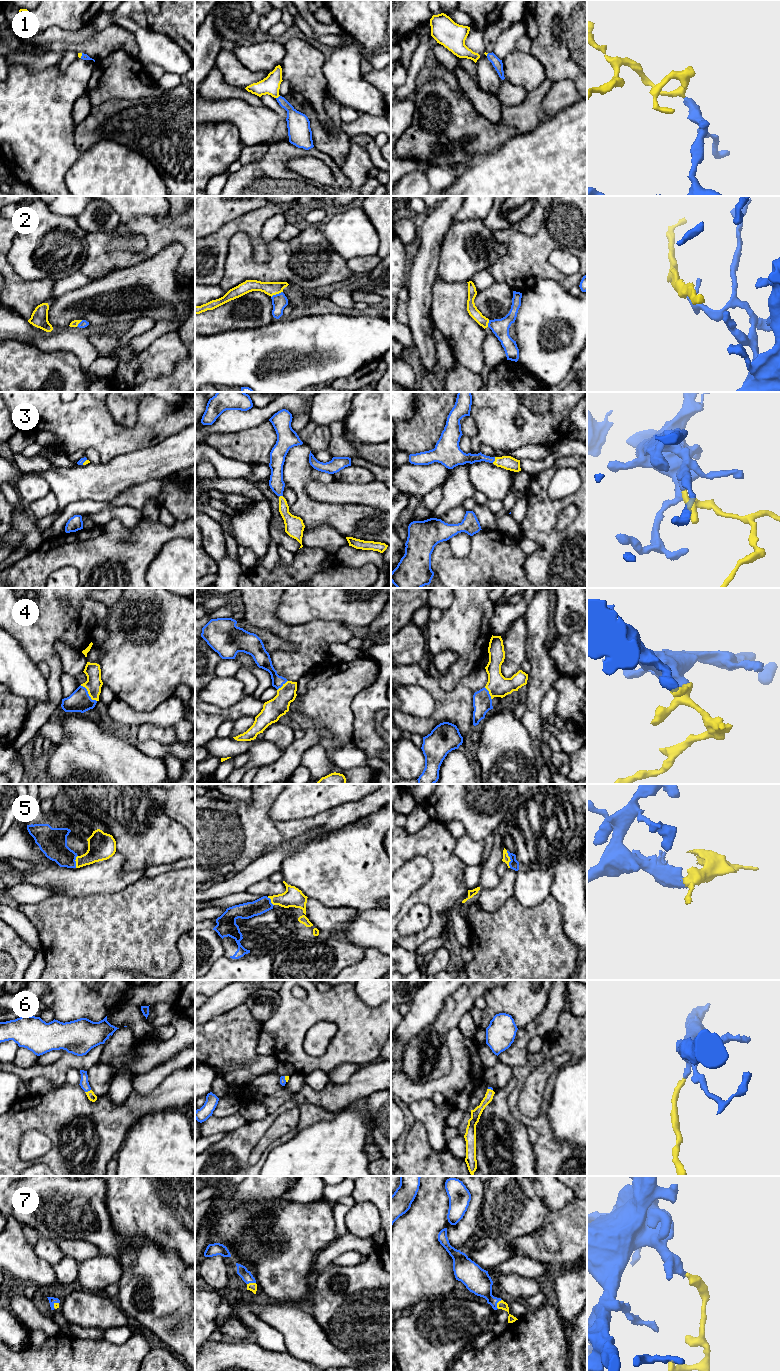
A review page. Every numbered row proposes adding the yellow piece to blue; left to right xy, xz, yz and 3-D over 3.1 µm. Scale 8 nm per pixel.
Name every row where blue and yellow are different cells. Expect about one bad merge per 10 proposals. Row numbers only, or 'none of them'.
none of them

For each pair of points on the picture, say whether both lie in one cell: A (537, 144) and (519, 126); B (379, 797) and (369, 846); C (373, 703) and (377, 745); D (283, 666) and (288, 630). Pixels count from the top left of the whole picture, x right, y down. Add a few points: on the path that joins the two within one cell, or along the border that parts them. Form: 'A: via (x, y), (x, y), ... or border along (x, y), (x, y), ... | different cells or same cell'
A: border along (538, 123), (531, 131), (512, 136), (505, 142) | different cells
B: border along (380, 807), (355, 821) | different cells
C: via (368, 713), (368, 735) | same cell
D: via (292, 657), (297, 652), (297, 639) | same cell

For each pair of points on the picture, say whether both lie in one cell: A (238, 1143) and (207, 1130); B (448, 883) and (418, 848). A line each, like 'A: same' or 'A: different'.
A: different
B: same

